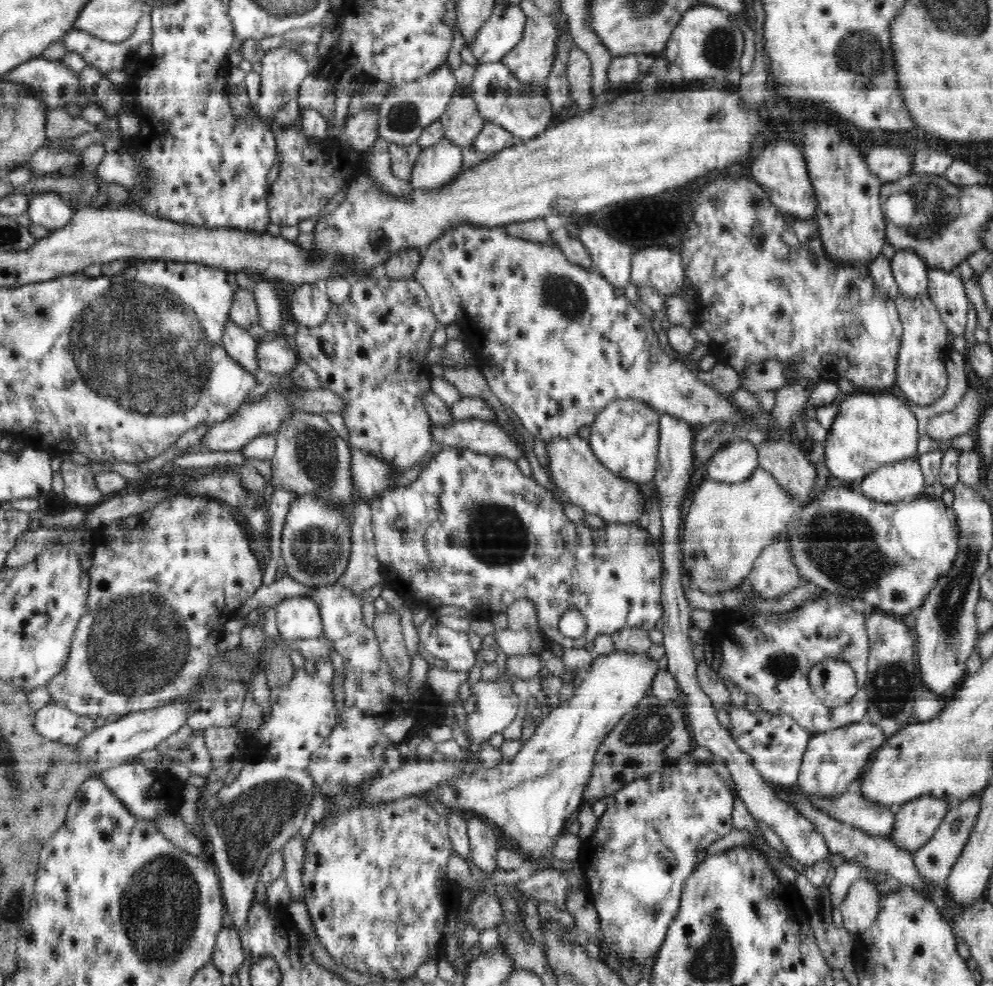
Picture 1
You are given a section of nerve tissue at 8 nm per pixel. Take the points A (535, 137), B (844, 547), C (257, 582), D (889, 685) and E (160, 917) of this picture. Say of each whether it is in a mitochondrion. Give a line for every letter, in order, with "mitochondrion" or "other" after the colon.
A: other
B: mitochondrion
C: other
D: mitochondrion
E: mitochondrion

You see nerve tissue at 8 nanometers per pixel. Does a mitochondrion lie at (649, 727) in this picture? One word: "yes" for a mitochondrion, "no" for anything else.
yes

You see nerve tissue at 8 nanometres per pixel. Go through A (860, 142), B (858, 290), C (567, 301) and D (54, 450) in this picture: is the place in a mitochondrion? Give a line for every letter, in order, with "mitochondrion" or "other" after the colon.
A: other
B: mitochondrion
C: mitochondrion
D: other

